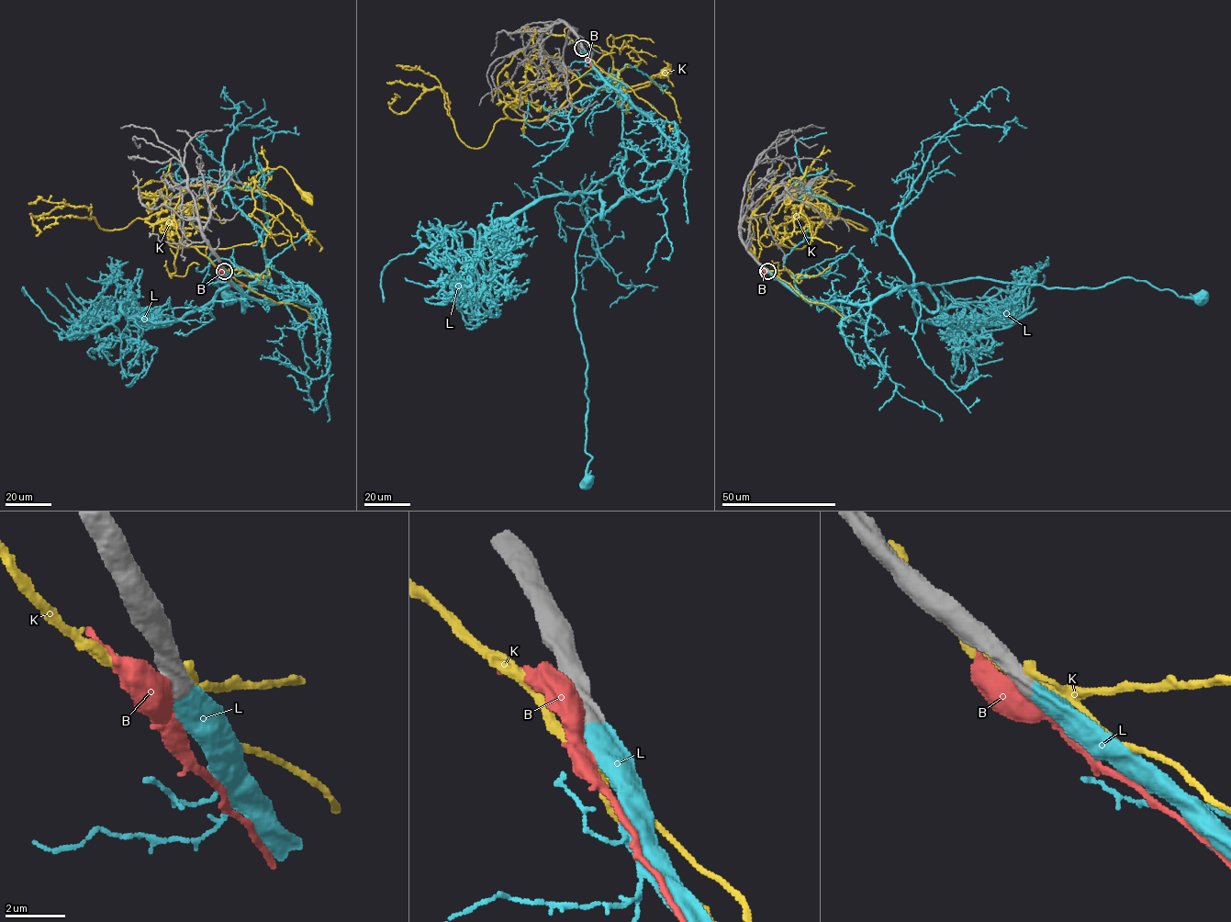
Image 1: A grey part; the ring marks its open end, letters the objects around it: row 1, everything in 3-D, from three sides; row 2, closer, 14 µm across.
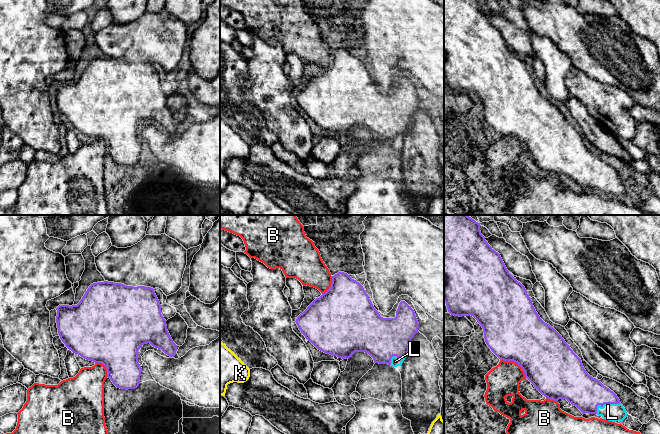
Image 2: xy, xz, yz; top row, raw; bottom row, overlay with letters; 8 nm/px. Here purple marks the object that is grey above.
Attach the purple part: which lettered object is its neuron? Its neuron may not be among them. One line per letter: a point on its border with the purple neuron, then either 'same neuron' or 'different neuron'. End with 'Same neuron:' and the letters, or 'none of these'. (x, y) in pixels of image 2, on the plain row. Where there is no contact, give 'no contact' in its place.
B: yz (515, 138) | different neuron
K: no contact | different neuron
L: yz (605, 179) | same neuron
Same neuron: L

